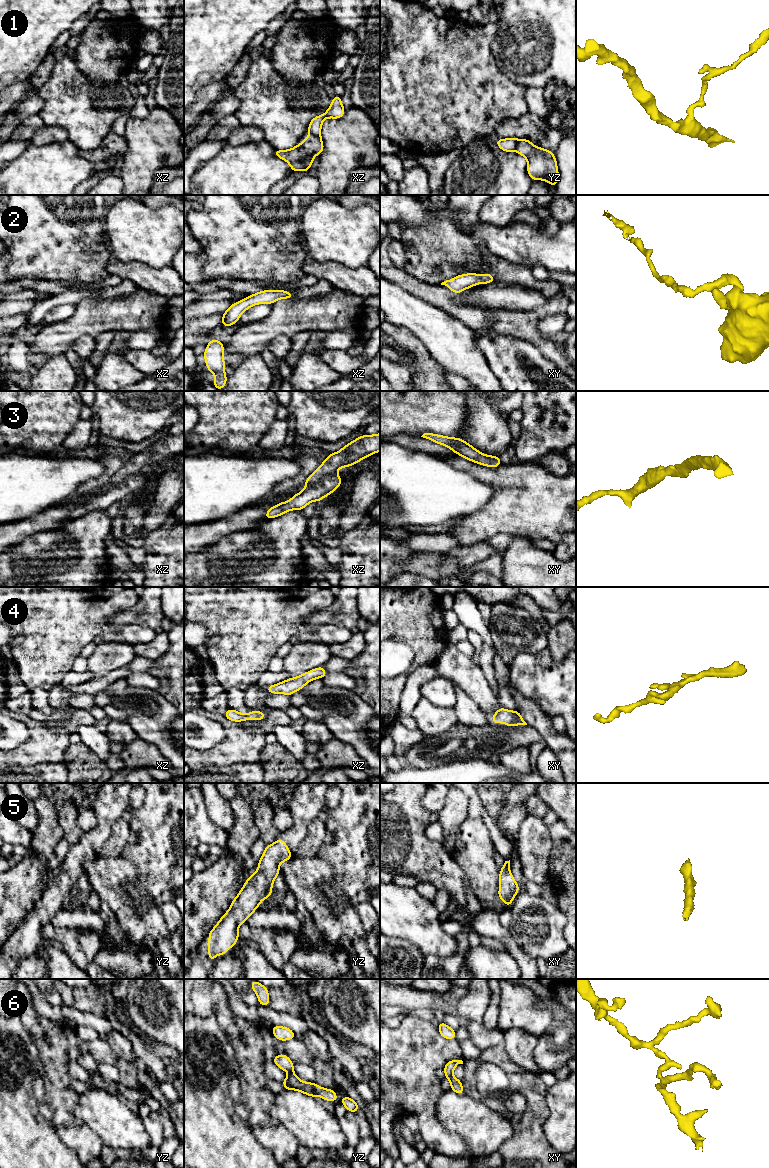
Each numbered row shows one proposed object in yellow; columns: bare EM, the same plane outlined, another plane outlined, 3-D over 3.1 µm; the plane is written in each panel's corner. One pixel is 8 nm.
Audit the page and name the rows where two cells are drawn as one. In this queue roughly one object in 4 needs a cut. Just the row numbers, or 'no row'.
1, 6

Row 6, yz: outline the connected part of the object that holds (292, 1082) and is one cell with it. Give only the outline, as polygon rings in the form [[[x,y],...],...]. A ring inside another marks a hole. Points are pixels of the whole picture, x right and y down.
[[[297,1076],[286,1077],[282,1083],[284,1090],[297,1090],[314,1098],[320,1096],[330,1102],[337,1100],[337,1094],[334,1090],[322,1088],[315,1083],[303,1082]]]

